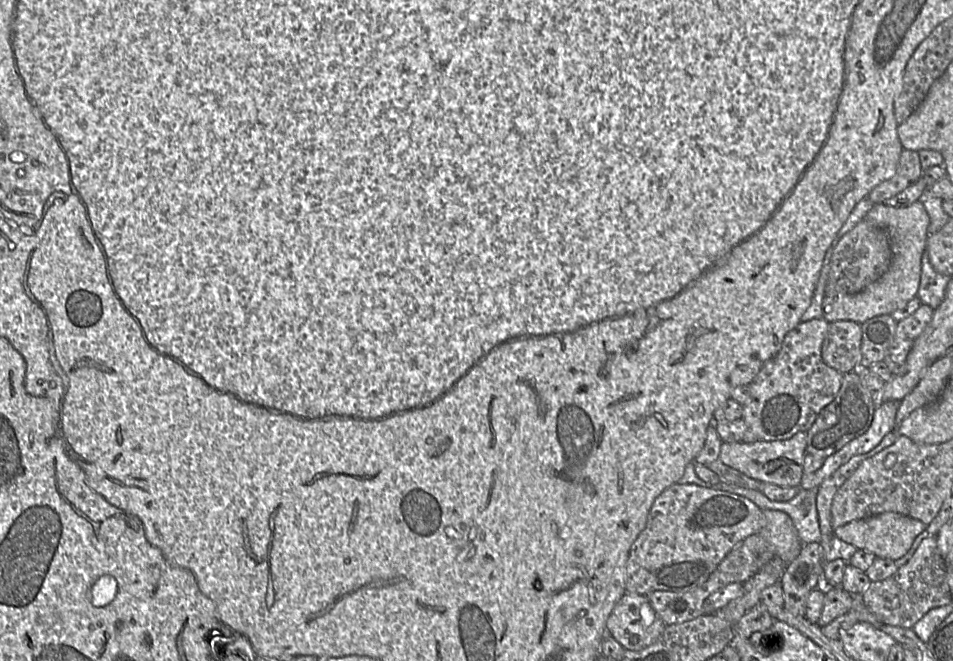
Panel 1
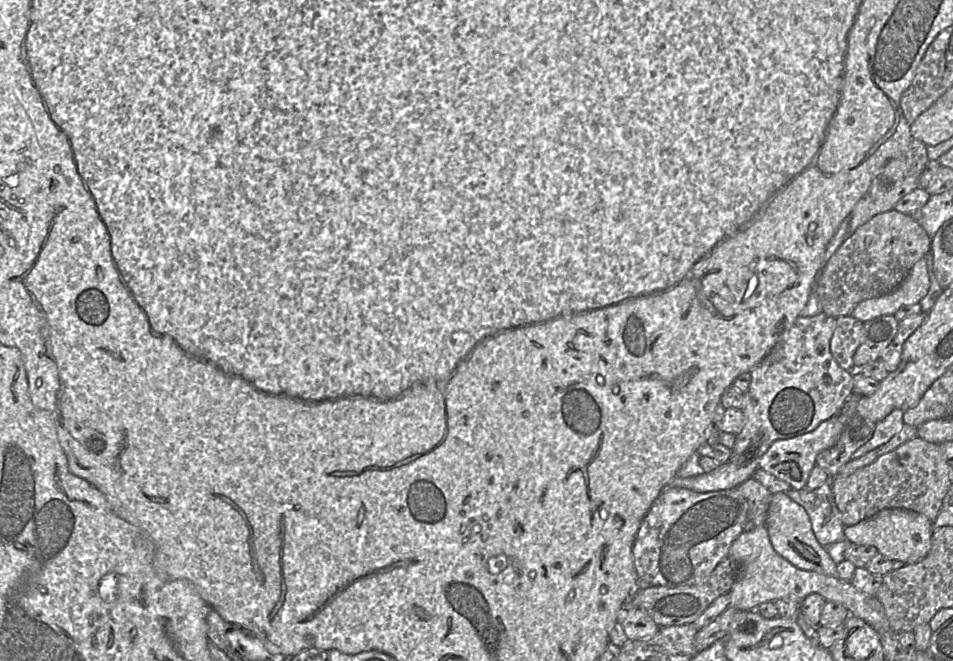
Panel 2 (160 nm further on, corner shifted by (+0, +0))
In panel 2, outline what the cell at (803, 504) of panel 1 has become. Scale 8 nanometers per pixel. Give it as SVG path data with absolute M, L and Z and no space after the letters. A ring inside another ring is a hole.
M830 480L815 490L790 489L785 493L806 510L813 533L821 546L826 547L846 539L845 525L835 503Z

